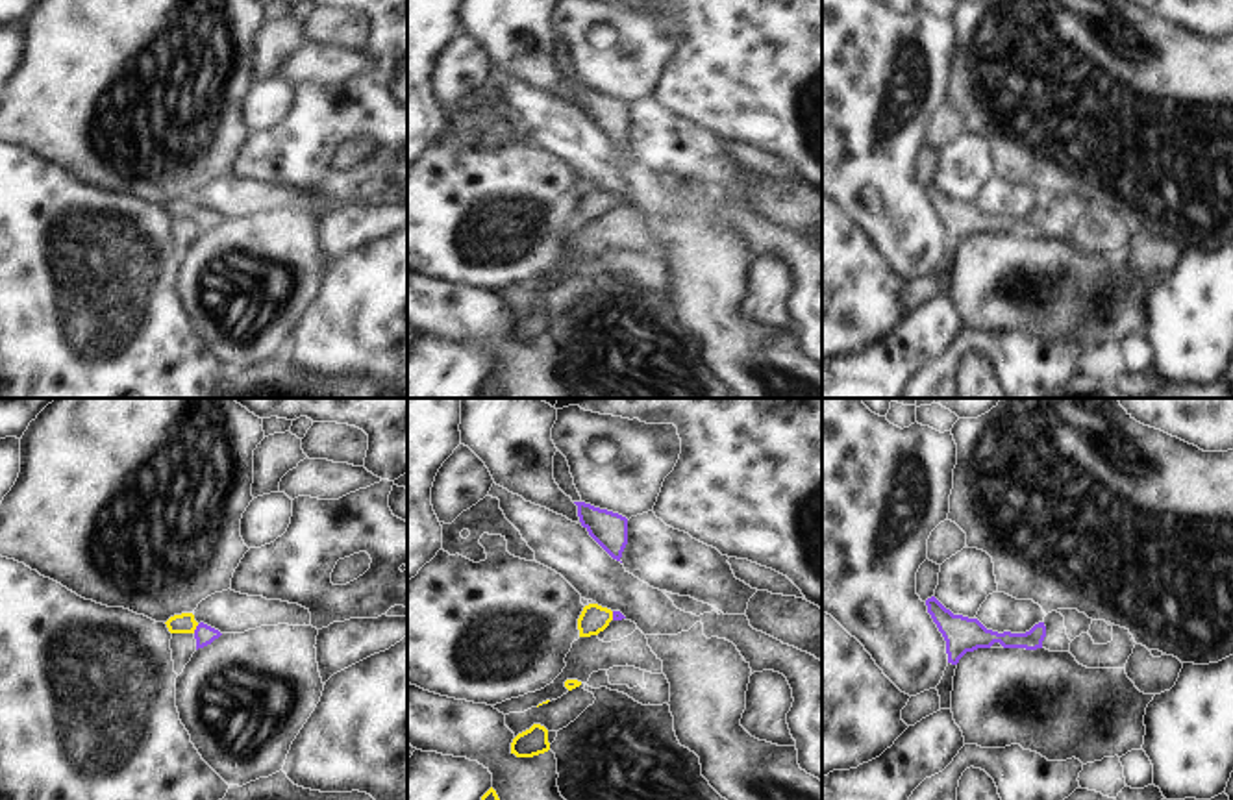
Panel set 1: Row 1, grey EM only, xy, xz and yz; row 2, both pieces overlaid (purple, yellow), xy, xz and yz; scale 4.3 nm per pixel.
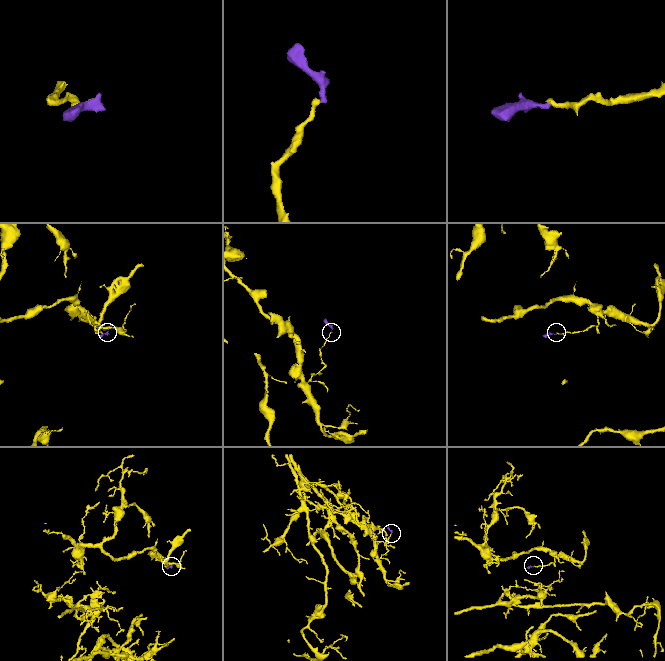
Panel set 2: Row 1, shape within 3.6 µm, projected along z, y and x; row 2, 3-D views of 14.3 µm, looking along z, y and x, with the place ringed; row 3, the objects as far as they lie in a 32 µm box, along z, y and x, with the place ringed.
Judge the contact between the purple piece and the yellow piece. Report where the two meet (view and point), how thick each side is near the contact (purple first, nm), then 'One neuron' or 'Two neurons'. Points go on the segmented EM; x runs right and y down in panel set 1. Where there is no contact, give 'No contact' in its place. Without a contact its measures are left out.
Touches purple at xy (197, 628). Thickness 90 nm (purple) against 90 nm. One neuron.

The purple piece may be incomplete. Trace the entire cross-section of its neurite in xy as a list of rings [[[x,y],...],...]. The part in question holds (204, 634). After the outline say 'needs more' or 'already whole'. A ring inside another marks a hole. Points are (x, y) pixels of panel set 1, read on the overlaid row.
[[[181,613],[170,617],[167,622],[170,633],[193,633],[196,639],[196,650],[211,644],[222,633],[204,622],[196,622],[193,613]]]; needs more

